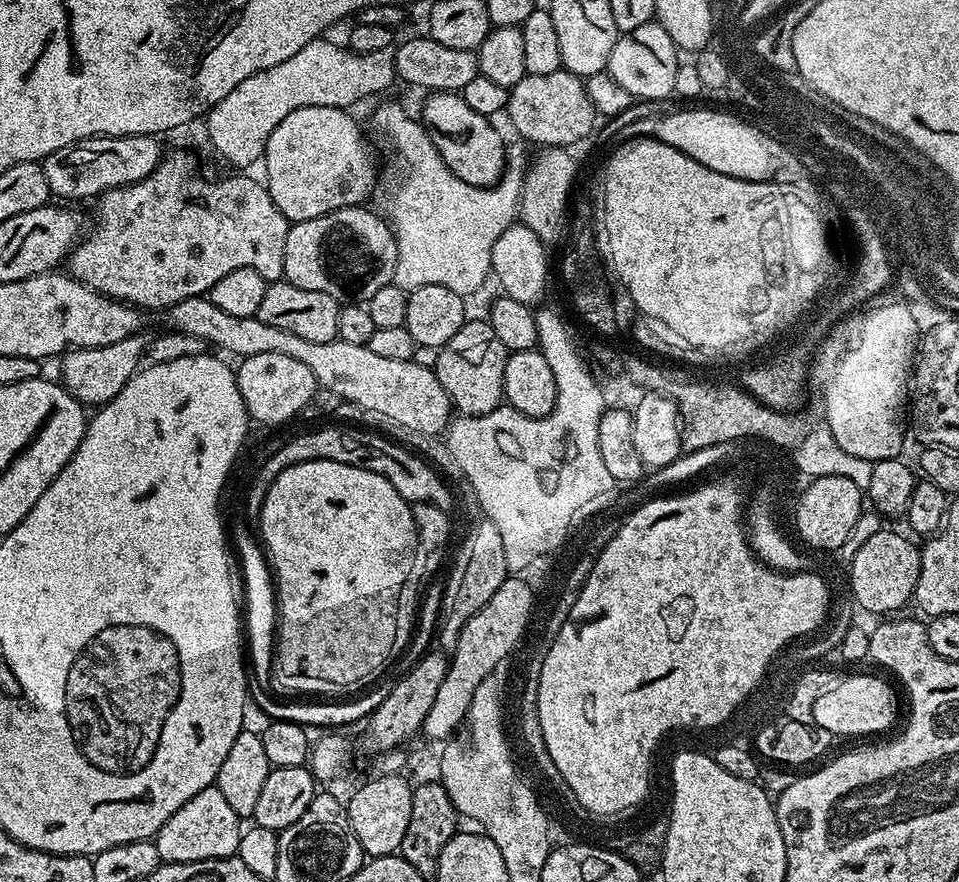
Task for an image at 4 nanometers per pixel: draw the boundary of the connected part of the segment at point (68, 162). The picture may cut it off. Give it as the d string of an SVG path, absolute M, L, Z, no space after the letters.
M92 136L89 140L80 140L71 148L63 148L54 154L45 156L42 163L48 182L48 189L53 197L65 196L68 200L84 200L108 192L111 188L121 188L145 180L153 172L162 159L159 139L156 136Z

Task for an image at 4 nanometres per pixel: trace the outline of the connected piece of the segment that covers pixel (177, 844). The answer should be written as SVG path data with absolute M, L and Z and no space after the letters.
M213 786L202 790L190 802L186 802L154 837L154 843L161 861L169 864L194 862L195 860L221 860L237 855L242 835L242 817L232 809L230 802L222 796L219 788Z

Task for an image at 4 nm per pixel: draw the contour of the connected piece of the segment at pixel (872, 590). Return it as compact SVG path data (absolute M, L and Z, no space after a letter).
M881 528L850 561L850 584L857 602L874 614L892 612L911 601L921 570L920 548L896 532Z

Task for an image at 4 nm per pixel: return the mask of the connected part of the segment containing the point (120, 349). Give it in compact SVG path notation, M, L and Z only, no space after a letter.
M139 332L108 347L69 349L61 359L63 387L86 406L107 404L123 390L130 377L139 371L148 341L147 337L143 336L144 334Z

